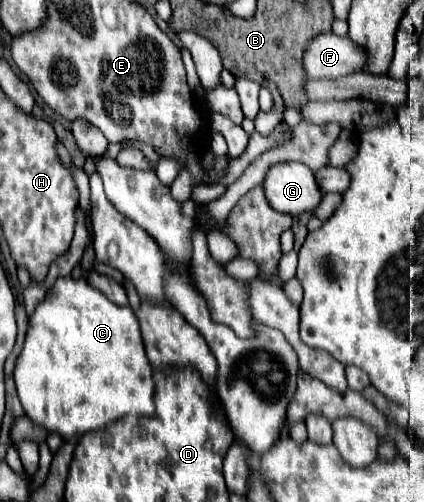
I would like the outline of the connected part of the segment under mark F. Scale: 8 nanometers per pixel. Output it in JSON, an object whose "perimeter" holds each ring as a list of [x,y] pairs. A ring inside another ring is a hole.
{"perimeter":[[[334,32],[318,34],[304,52],[302,64],[308,78],[336,80],[346,74],[360,72],[366,62],[362,48],[358,48],[348,38],[336,36]]]}

